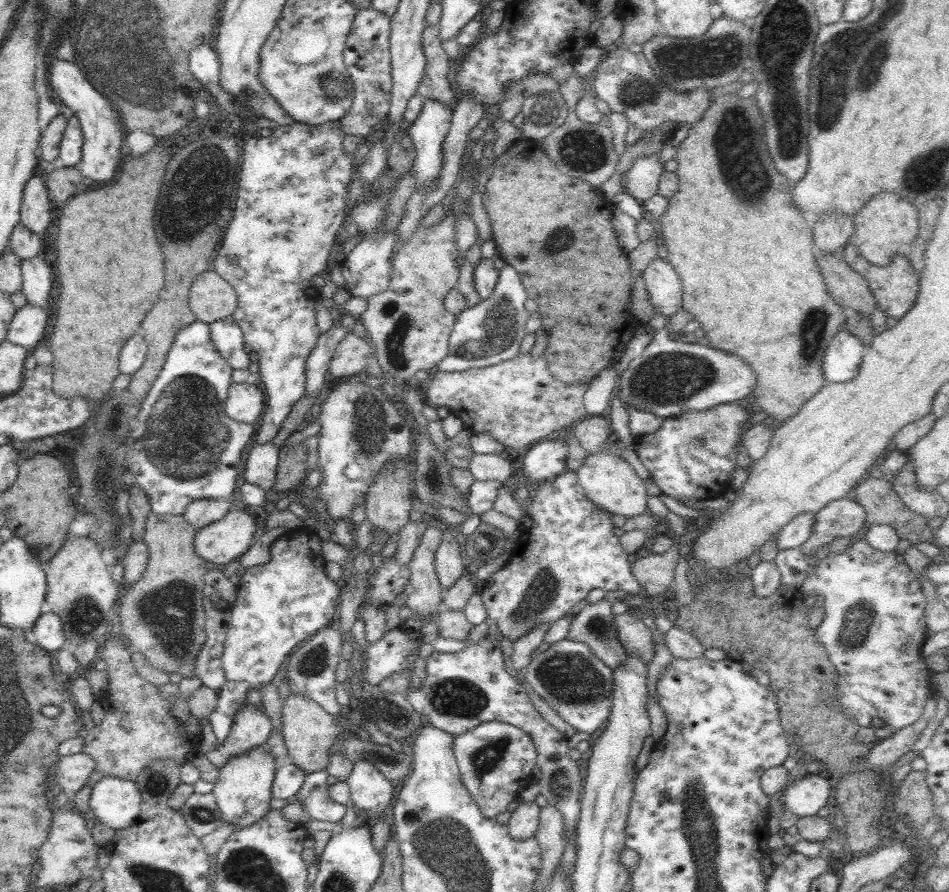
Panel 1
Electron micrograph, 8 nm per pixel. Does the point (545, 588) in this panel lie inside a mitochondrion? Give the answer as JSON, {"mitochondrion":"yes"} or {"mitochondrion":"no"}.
{"mitochondrion":"yes"}

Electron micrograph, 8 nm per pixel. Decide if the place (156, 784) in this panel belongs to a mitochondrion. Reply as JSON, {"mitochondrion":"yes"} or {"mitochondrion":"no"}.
{"mitochondrion":"yes"}

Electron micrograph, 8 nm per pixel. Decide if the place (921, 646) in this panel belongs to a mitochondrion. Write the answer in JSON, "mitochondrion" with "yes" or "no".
{"mitochondrion":"no"}

